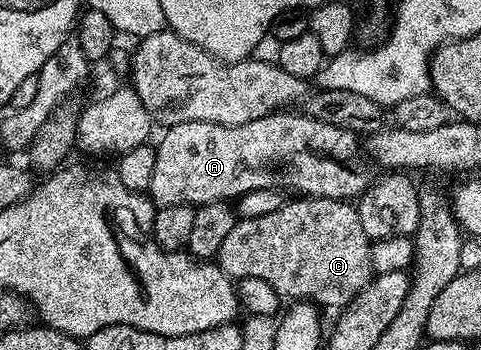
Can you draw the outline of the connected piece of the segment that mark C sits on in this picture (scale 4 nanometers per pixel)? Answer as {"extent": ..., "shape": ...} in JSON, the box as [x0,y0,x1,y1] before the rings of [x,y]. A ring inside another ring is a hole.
{"extent":[215,197,374,307],"shape":[[[306,197],[286,200],[279,211],[259,215],[259,219],[240,218],[237,225],[231,227],[227,239],[223,239],[223,247],[219,247],[215,261],[231,278],[267,279],[282,299],[304,299],[318,307],[344,307],[359,295],[359,291],[368,287],[374,276],[370,244],[367,231],[363,231],[363,223],[359,223],[357,210],[349,201]]]}

